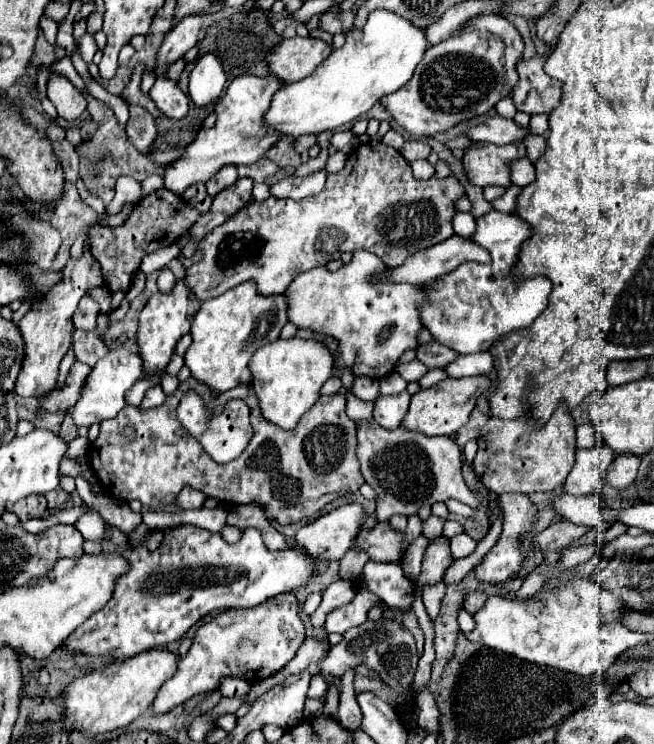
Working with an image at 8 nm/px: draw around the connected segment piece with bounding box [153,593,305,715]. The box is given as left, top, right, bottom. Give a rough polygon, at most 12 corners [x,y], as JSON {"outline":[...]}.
{"outline":[[281,593],[201,625],[159,689],[163,715],[223,677],[261,681],[305,639]]}

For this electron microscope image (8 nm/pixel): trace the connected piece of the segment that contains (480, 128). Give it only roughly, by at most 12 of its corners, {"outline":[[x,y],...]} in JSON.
{"outline":[[491,117],[467,131],[477,143],[525,143],[531,127]]}

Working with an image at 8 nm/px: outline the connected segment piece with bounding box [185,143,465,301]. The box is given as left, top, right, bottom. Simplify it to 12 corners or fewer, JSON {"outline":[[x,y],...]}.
{"outline":[[359,145],[319,195],[251,201],[199,243],[205,301],[261,295],[365,249],[387,267],[449,239],[453,175]]}

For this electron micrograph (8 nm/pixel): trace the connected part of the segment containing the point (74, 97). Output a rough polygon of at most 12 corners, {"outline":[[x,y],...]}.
{"outline":[[61,73],[47,83],[47,97],[65,121],[79,119],[85,97]]}

